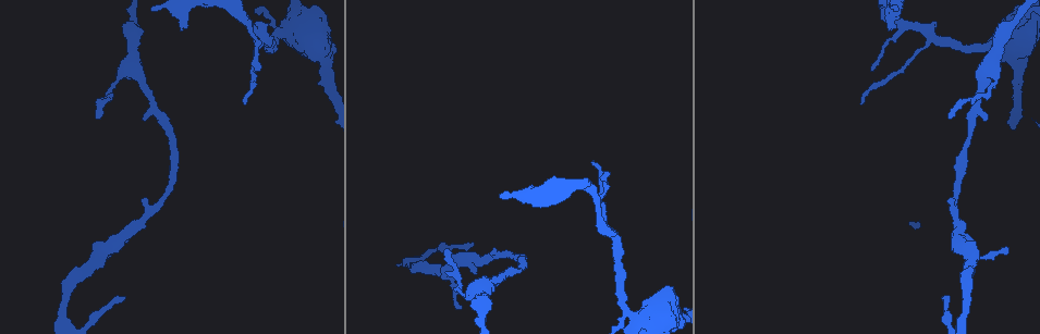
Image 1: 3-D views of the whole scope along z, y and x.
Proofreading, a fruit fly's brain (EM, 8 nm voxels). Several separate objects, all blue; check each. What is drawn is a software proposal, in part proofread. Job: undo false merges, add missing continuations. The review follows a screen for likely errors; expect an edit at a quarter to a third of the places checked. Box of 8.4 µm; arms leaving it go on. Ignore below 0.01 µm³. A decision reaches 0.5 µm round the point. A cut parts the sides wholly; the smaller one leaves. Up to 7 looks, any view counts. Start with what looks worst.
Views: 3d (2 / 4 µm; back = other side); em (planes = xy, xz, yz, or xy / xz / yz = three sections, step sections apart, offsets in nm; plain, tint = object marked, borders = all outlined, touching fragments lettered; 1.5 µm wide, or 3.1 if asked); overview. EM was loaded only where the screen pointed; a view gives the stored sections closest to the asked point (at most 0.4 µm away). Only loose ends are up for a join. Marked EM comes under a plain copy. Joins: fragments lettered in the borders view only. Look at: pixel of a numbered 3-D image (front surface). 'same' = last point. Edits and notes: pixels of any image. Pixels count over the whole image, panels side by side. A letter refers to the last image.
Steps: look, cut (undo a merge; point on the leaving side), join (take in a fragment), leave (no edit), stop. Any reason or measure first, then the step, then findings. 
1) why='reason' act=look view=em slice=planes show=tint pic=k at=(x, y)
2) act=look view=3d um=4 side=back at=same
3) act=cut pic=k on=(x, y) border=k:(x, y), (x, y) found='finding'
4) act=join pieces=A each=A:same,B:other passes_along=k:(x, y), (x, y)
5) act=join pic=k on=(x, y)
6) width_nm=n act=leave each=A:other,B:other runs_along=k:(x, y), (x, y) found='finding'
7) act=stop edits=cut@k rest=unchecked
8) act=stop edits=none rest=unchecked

why='sudden change in width' act=look view=3d um=4 pic=1 at=(634, 319)

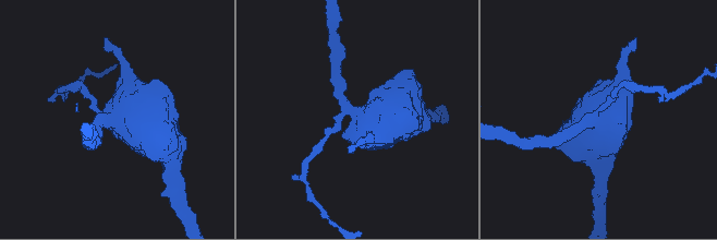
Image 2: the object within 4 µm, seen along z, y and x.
act=look view=em slice=xz step=8 show=tint pic=2 at=(114, 116)

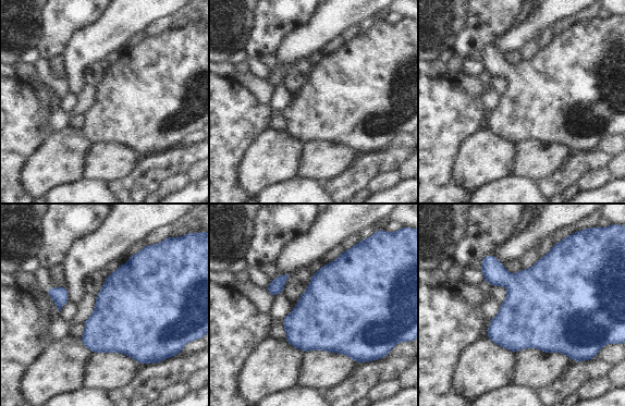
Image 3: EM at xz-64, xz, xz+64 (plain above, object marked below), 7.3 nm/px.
why='another direction' act=look view=em slice=yz step=4 show=borders at=same

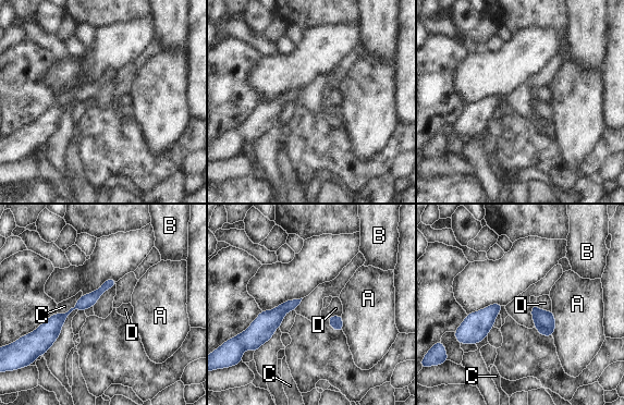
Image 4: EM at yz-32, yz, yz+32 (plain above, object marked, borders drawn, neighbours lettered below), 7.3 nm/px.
act=leave each=A:other,B:other,C:other,D:other border=4:(536, 305), (539, 308), (551, 311) found='continuous, no second neuron'

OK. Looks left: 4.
act=look view=3d um=4 pic=1 at=(472, 242)

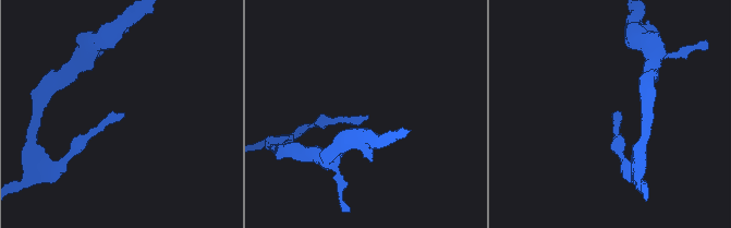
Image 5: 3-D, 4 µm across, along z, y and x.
act=look view=em slice=xy step=8 show=tint pic=5 at=(613, 113)

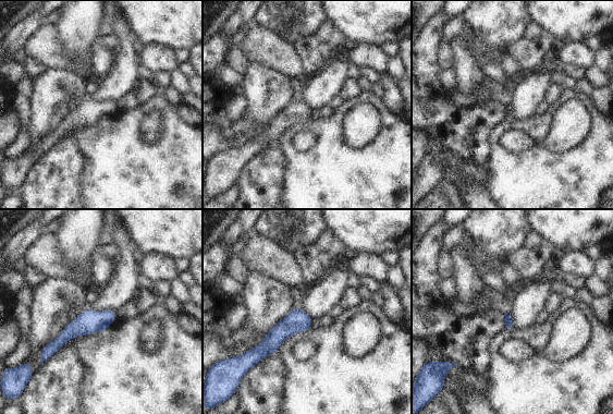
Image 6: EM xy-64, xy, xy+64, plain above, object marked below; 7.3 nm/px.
why='cut it another way' act=look view=em slice=planes show=borders at=same

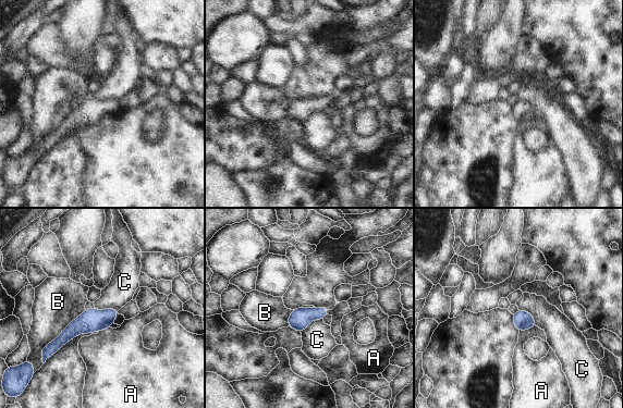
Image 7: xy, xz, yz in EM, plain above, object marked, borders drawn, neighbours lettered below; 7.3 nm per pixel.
act=leave each=A:other,B:other,C:other found='no lettered fragment goes on from it'

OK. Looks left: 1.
why='sudden change in width' act=look view=em slice=planes show=borders pic=1 at=(957, 222)

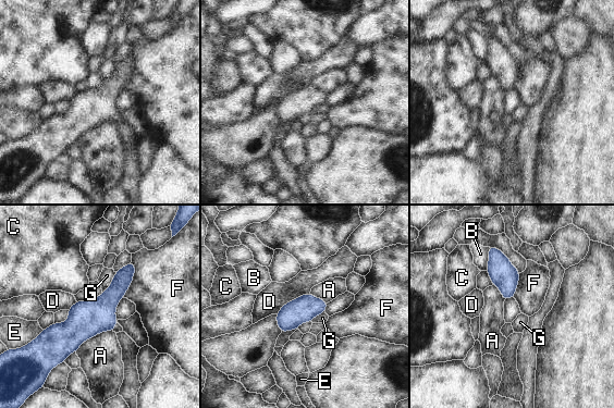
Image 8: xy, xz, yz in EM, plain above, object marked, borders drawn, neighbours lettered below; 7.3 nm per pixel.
longest_contact=A:320nm act=leave each=A:other,B:other,C:other,D:other,E:other,F:other,G:other border=8:(309, 293), (287, 301), (277, 314) found='all the same neuron'

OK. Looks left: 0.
act=stop edits=none rest=unchecked

